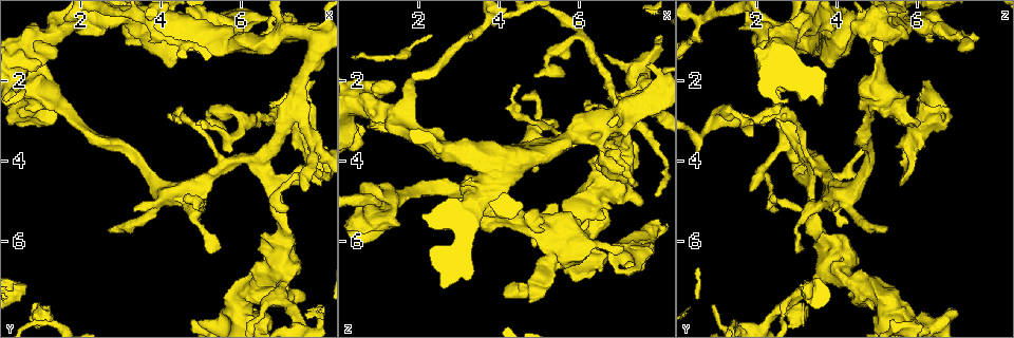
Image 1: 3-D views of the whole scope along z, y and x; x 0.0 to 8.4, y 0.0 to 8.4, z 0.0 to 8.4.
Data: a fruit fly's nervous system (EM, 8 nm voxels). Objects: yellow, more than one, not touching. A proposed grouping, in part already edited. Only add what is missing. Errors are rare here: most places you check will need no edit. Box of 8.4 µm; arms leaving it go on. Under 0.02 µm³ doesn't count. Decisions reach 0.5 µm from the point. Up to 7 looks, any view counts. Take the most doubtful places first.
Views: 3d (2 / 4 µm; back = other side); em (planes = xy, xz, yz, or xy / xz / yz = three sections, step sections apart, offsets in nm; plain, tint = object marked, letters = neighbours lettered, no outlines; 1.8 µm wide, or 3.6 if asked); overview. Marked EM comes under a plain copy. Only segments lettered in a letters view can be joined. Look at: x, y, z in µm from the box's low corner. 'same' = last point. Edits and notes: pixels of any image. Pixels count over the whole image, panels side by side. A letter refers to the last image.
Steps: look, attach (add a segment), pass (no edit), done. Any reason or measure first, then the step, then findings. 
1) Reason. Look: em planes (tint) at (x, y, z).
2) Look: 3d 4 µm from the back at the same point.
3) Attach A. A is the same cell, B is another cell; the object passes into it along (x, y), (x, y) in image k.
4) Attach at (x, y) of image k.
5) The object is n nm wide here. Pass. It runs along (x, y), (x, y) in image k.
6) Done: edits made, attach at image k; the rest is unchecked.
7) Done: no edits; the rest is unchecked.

An open end. Look: 3d 4 µm from the back at (7.50, 2.45, 6.55).

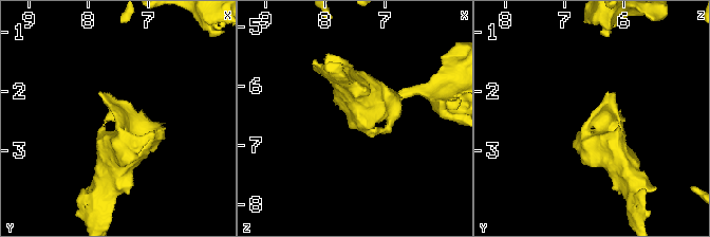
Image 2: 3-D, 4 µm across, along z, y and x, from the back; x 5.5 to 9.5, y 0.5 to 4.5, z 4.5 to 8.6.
Look: em xy step 4 (letters) at (7.55, 2.45, 6.55).

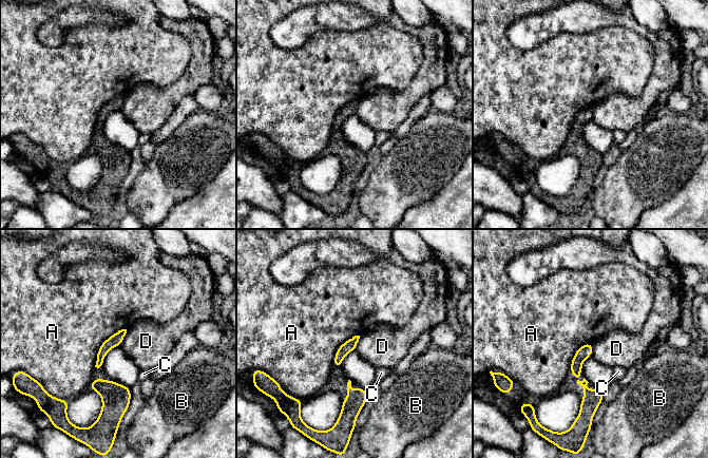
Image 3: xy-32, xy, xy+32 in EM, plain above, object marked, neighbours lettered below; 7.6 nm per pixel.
Another direction. Look: em xz step 8 (letters) at the same point.

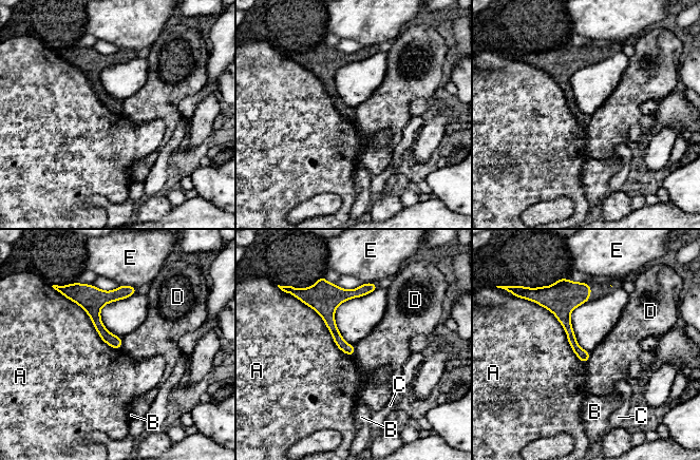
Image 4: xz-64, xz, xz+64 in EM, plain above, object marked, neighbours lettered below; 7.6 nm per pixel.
Pass. A, B, C, D and E are other cells; a border runs along (591, 352), (586, 364) in image 4; none of them fits.

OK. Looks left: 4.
Thick end. Look: em planes (tint) at (1.20, 7.55, 3.30).

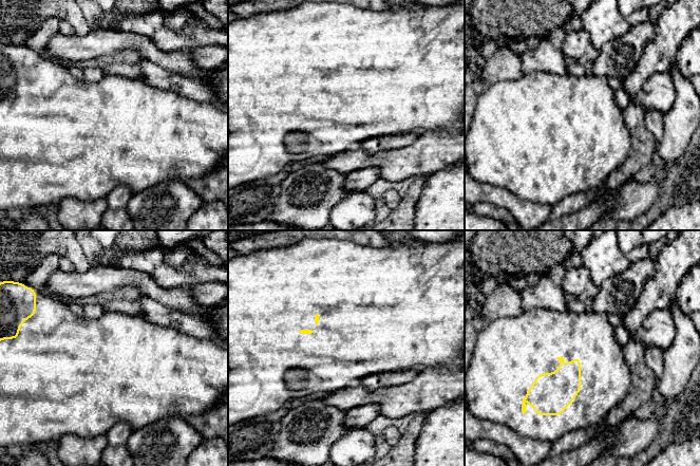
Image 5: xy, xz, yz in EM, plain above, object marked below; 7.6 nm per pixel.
Look: em planes (letters) at the same point.

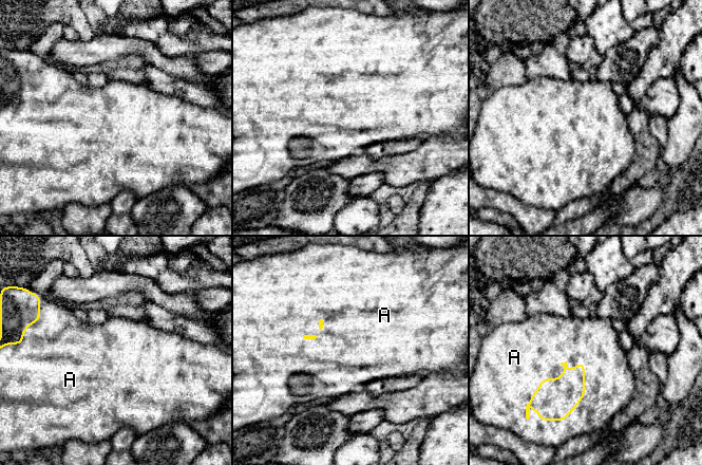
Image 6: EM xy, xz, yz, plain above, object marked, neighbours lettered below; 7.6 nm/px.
Attach A. A is the same cell; the neuron continues.

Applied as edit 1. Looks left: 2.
Stops while still wide. Look: em 3.6 µm planes (letters) at (5.80, 0.80, 5.35).

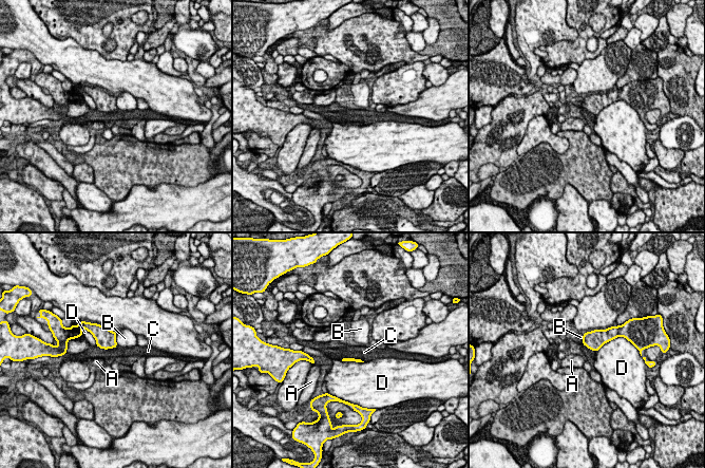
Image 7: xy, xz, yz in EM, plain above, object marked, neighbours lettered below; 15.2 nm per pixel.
Pass. A, B, C and D are other cells; a border runs along (341, 359), (360, 358), (363, 361) in image 7; none of them fits.

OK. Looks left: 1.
Done: edits made, attach at image 6; the rest is unchecked.

